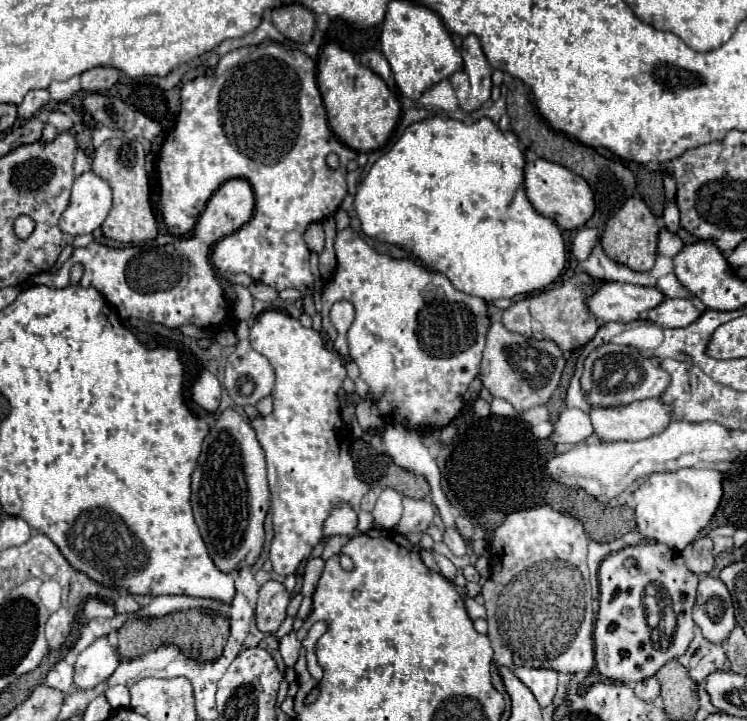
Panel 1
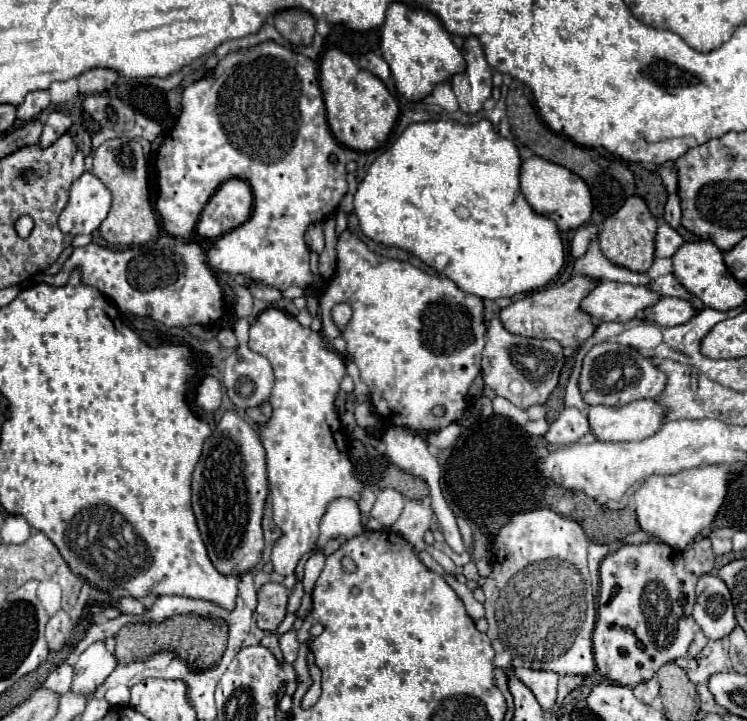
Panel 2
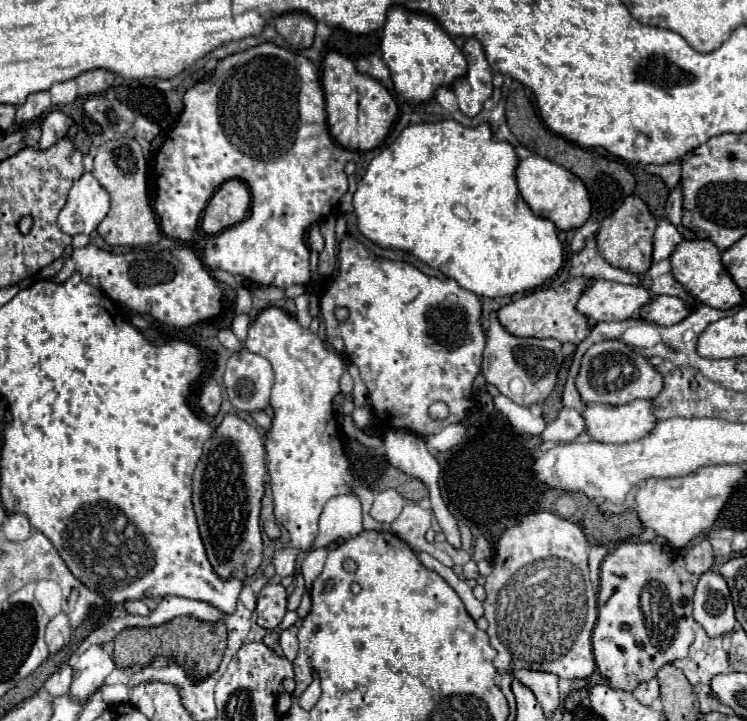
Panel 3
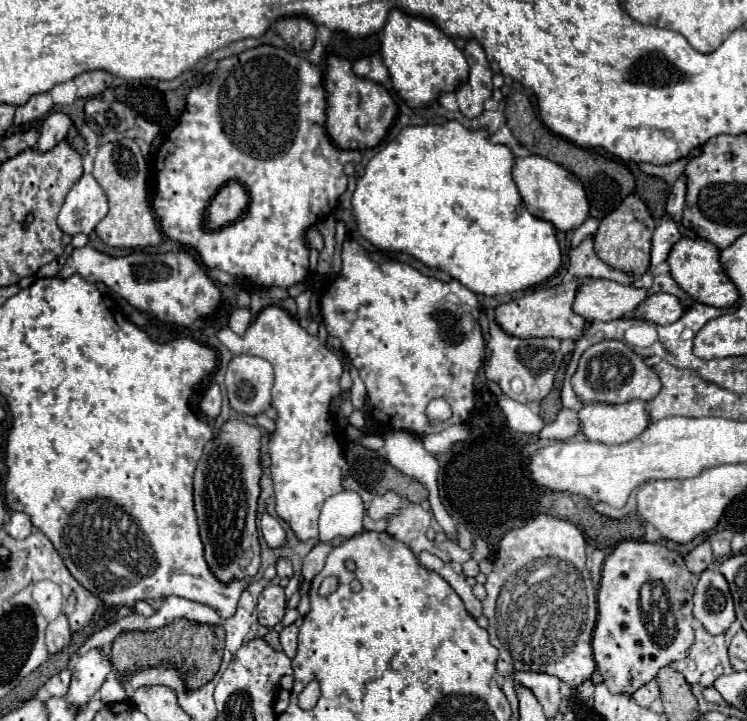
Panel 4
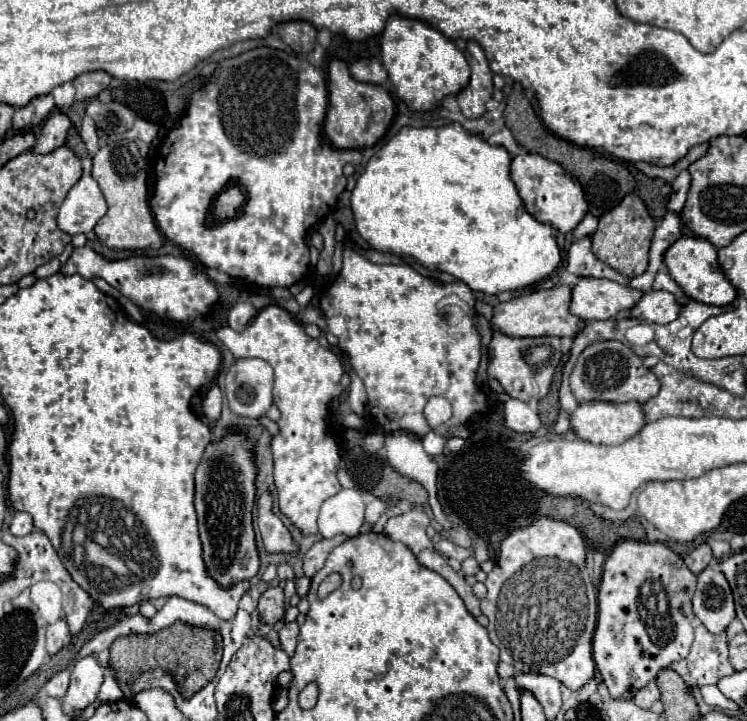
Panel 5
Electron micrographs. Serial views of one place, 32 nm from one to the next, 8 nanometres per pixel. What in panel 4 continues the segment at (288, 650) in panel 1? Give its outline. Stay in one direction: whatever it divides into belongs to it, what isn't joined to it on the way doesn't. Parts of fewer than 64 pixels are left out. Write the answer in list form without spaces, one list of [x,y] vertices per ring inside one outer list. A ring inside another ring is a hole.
[[[290,624],[290,626],[284,626],[280,630],[280,644],[282,644],[282,650],[288,658],[294,658],[296,654],[296,646],[298,646],[298,626],[296,624]]]

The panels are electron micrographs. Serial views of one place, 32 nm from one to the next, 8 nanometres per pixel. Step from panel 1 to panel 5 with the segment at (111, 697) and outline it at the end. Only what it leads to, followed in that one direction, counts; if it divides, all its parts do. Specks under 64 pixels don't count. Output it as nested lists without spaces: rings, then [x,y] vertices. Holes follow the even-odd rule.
[[[108,670],[108,674],[104,674],[104,682],[102,682],[102,688],[100,688],[100,694],[98,698],[102,702],[116,702],[116,700],[122,700],[122,690],[120,686],[116,684],[114,676],[112,676],[112,670]]]

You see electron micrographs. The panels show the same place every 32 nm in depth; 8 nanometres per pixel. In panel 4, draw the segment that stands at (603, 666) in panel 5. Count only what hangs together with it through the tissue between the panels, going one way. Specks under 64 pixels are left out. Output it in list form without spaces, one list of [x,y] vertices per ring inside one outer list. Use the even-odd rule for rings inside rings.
[[[624,540],[614,548],[612,554],[606,556],[598,590],[598,620],[592,638],[592,652],[596,668],[612,694],[634,694],[640,686],[648,684],[660,668],[688,656],[688,650],[694,642],[692,594],[696,582],[698,576],[684,566],[682,556],[662,542],[650,544]]]

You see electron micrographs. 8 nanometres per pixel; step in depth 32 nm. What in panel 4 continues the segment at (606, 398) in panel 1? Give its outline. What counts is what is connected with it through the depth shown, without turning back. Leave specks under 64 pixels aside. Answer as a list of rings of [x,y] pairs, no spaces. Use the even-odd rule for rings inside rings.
[[[604,340],[592,344],[578,362],[578,368],[572,376],[572,388],[580,402],[608,402],[624,404],[628,400],[652,400],[660,392],[660,378],[656,372],[644,364],[644,360],[620,340]]]

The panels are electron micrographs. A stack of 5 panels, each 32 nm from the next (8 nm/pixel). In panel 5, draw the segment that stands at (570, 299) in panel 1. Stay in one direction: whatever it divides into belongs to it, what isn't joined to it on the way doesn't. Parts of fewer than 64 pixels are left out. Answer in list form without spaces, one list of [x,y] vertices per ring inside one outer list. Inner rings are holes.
[[[554,286],[550,290],[540,290],[524,296],[516,296],[508,302],[500,302],[492,312],[494,330],[512,336],[512,338],[528,338],[528,336],[576,336],[580,318],[572,316],[568,310],[570,304],[570,286]]]

